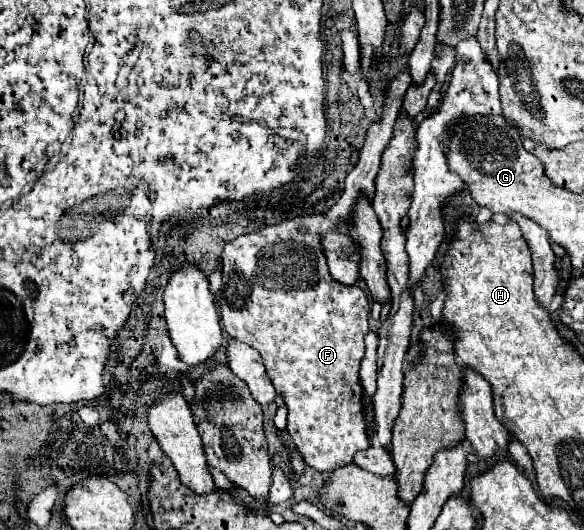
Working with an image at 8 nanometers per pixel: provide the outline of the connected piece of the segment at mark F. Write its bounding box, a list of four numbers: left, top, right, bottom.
[219,67,411,473]

